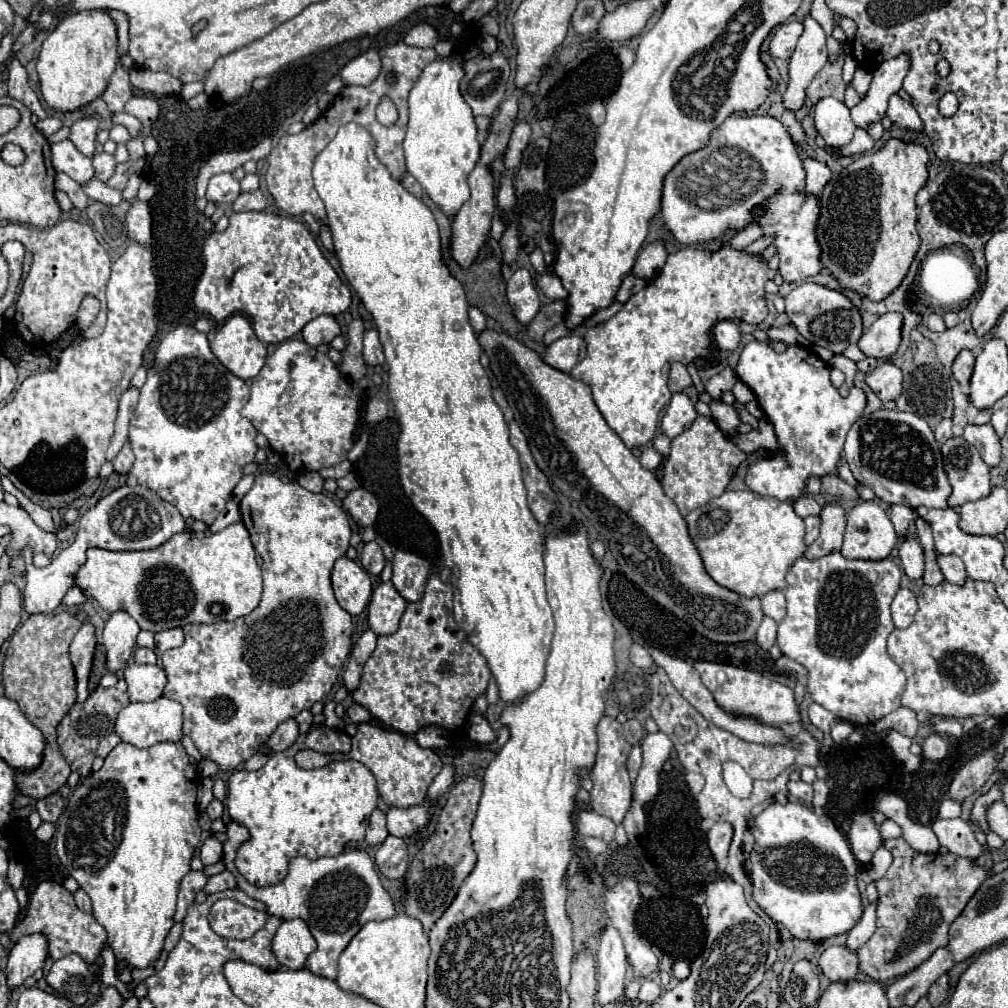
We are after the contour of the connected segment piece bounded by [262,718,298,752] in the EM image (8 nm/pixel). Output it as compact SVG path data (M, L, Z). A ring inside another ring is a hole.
M290 718L278 726L278 730L262 746L262 750L264 752L282 752L282 750L290 748L296 742L296 738L298 738L298 724L294 718Z

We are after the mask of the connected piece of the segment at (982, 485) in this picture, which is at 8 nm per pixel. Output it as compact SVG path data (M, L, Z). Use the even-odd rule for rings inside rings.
M962 436L950 438L942 444L944 470L952 484L952 496L948 504L952 508L970 500L980 500L990 494L990 468L984 464L980 452L972 448Z

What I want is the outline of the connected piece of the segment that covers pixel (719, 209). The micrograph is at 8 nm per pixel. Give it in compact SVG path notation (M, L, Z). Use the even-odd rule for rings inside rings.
M738 116L738 118L728 118L724 120L718 128L714 128L710 132L710 140L704 148L696 150L696 152L690 152L688 156L684 156L674 168L672 172L668 172L668 176L664 178L664 186L662 186L662 206L660 206L660 216L666 224L666 228L672 232L672 236L680 242L680 244L706 244L706 242L712 242L720 236L724 236L726 230L744 230L748 224L758 224L764 232L764 236L770 236L774 238L774 246L776 246L776 254L780 258L780 274L784 278L784 282L798 282L798 280L804 280L808 276L816 276L822 272L822 264L820 264L820 244L816 240L816 220L820 216L820 196L814 196L814 194L806 194L806 172L804 172L804 166L802 166L802 160L800 160L800 152L798 152L798 146L794 144L792 136L788 134L788 130L784 128L784 124L778 120L778 118L772 118L772 116ZM760 206L760 216L754 214L754 208Z

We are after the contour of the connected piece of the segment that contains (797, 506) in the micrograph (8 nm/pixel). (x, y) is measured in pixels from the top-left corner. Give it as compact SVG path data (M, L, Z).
M806 496L798 502L794 502L794 512L800 516L800 518L806 518L806 516L814 516L822 510L822 506L818 504L818 500L814 496Z

